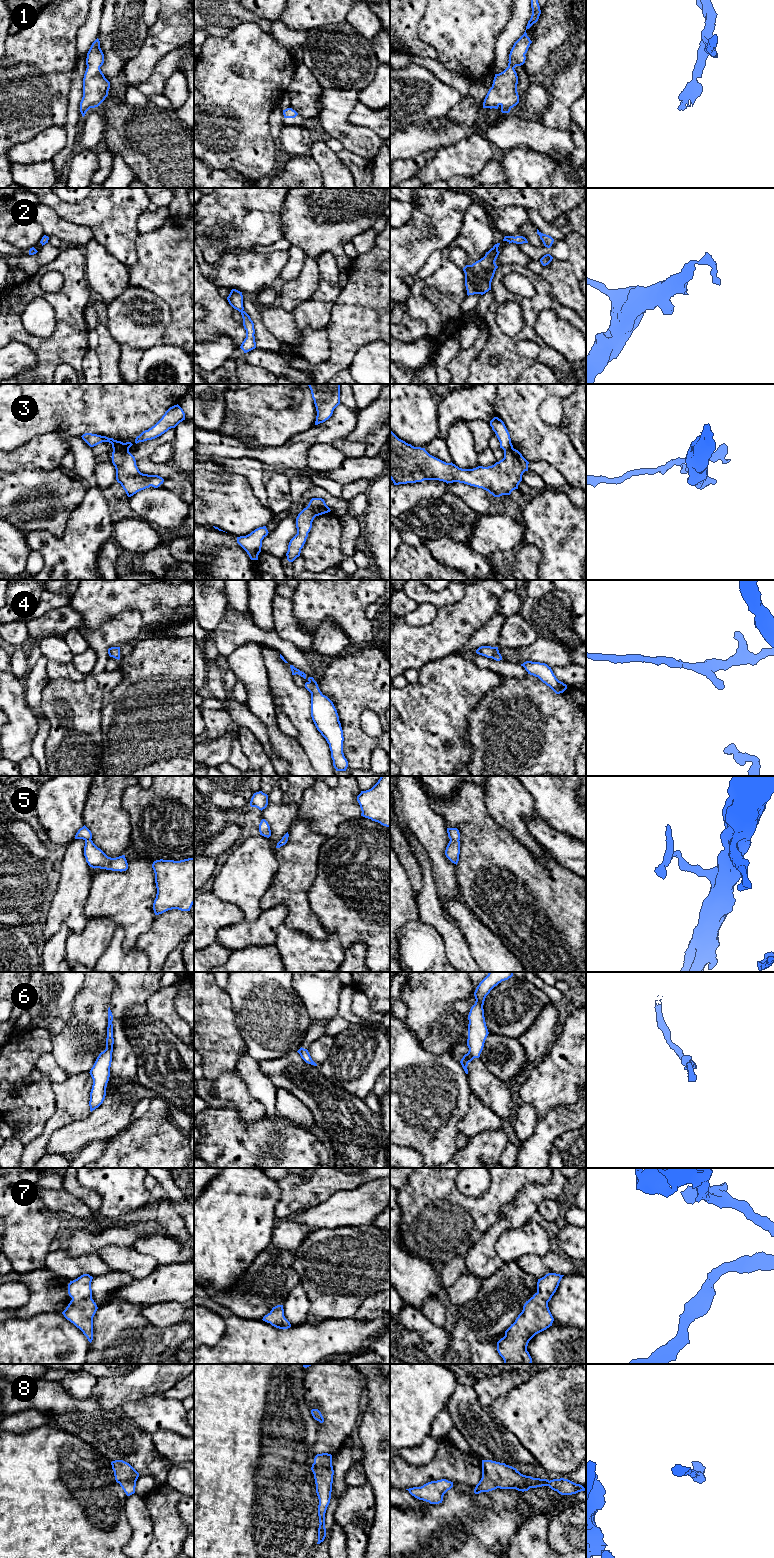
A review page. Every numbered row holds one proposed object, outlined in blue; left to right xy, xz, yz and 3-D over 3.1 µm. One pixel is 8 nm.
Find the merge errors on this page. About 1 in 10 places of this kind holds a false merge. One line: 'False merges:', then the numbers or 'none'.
False merges: none

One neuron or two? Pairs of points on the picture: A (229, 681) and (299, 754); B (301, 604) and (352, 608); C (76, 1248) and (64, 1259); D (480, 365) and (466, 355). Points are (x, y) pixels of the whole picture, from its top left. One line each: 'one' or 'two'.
A: two
B: one
C: two
D: two

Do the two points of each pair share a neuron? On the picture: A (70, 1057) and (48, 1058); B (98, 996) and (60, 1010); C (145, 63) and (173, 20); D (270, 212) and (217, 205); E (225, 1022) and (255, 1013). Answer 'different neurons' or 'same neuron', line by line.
A: different neurons
B: different neurons
C: same neuron
D: same neuron
E: different neurons

